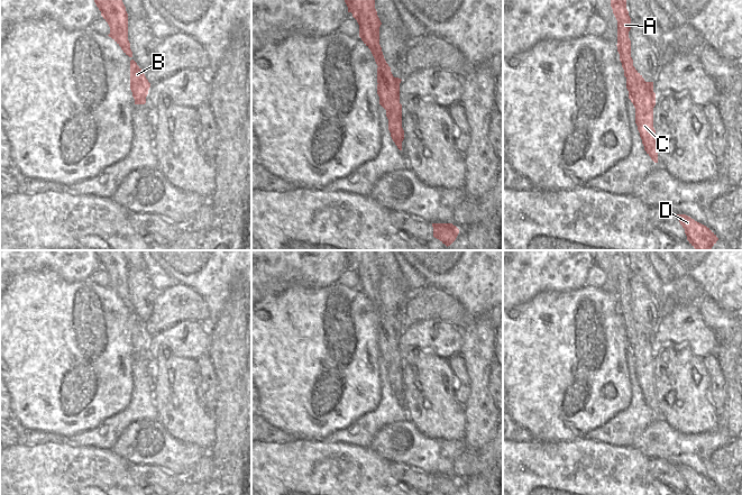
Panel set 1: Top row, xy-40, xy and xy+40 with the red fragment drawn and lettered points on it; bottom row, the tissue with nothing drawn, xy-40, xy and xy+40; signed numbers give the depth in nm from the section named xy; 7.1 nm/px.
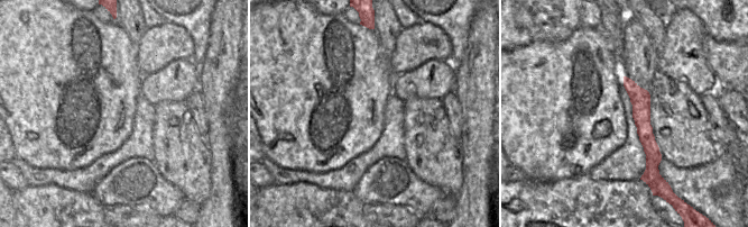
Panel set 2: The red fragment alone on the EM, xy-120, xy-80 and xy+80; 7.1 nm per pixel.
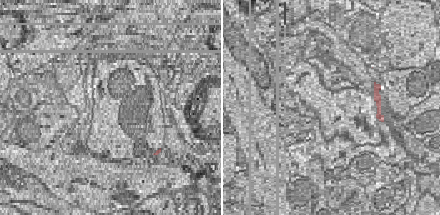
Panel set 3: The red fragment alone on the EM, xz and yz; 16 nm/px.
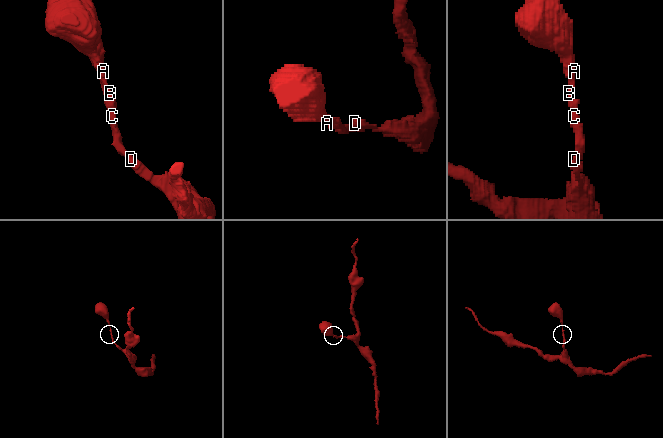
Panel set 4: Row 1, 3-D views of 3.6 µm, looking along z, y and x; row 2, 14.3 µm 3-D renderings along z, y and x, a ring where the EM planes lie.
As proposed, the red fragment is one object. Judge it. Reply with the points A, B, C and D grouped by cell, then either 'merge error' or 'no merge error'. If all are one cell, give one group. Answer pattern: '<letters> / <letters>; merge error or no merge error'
A B C D; no merge error

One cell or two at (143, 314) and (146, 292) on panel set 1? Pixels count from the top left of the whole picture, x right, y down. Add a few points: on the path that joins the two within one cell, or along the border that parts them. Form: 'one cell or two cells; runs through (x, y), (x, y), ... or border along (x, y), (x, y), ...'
one cell; runs through (143, 309), (143, 298)

